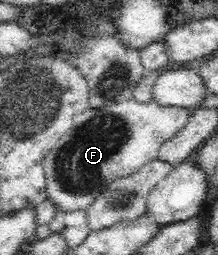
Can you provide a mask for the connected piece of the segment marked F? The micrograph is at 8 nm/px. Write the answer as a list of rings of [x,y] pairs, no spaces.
[[[133,97],[125,102],[113,103],[101,108],[91,107],[75,115],[74,126],[59,139],[43,161],[48,198],[62,212],[87,208],[112,181],[129,176],[144,164],[157,159],[160,146],[187,124],[190,114],[191,112],[189,113],[185,108],[161,106],[153,98],[151,102],[141,102]]]

